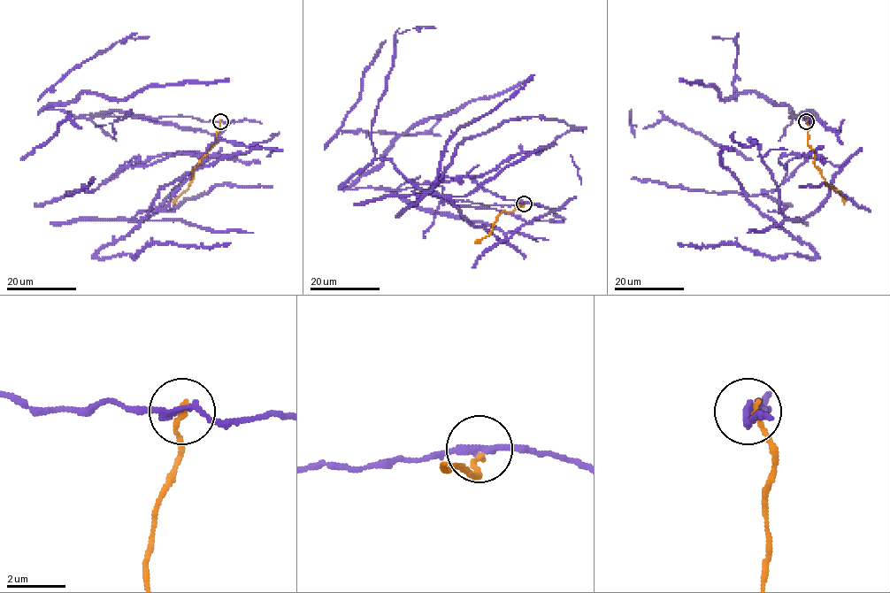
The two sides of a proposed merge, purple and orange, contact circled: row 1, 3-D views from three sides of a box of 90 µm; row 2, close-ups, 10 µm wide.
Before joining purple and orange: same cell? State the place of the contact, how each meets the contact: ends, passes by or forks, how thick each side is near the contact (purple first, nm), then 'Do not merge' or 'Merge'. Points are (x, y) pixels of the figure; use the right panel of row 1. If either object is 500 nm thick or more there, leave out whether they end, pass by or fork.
Place: (806, 121). At the ring purple passes by. At the ring orange ends. Thickness 190 nm (purple) against 190 nm. Do not merge

